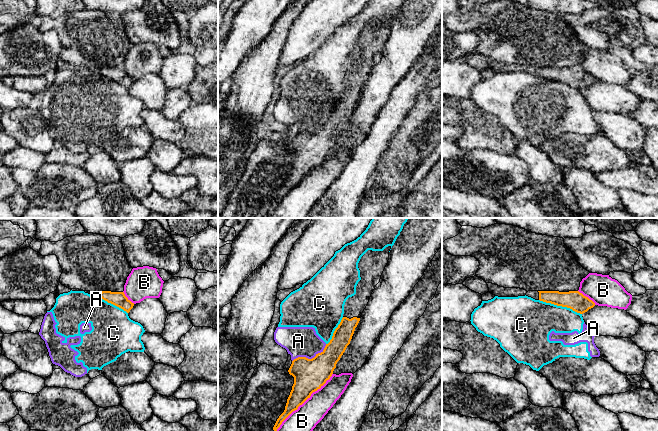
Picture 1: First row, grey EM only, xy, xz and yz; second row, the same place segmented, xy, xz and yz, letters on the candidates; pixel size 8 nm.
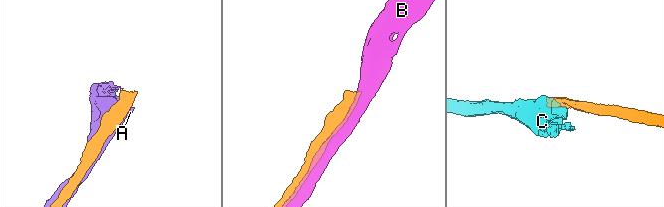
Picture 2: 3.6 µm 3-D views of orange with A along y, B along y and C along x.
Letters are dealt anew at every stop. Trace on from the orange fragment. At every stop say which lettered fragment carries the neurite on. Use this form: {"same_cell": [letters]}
{"same_cell": []}

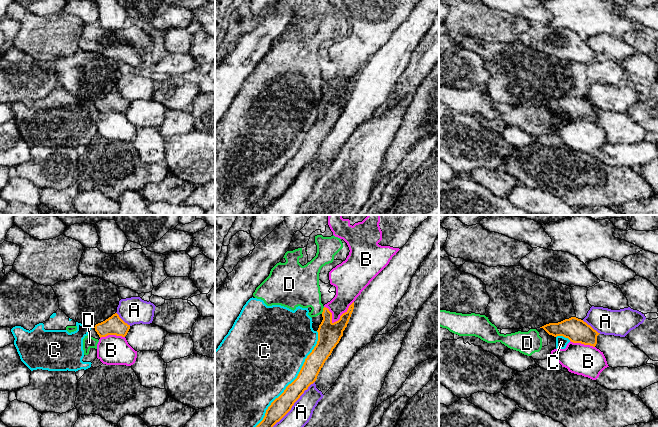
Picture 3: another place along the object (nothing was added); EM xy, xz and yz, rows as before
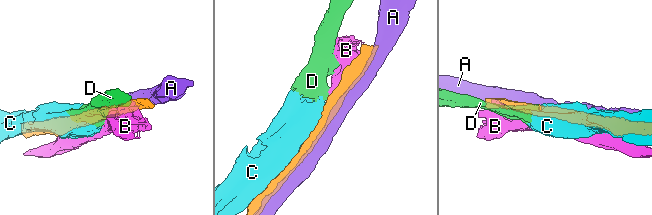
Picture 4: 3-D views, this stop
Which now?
{"same_cell": []}

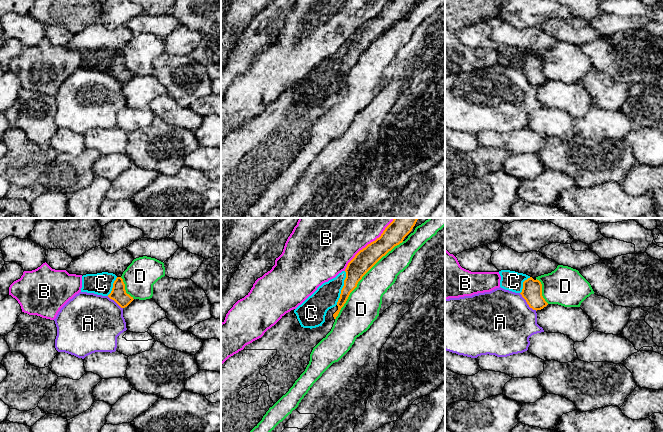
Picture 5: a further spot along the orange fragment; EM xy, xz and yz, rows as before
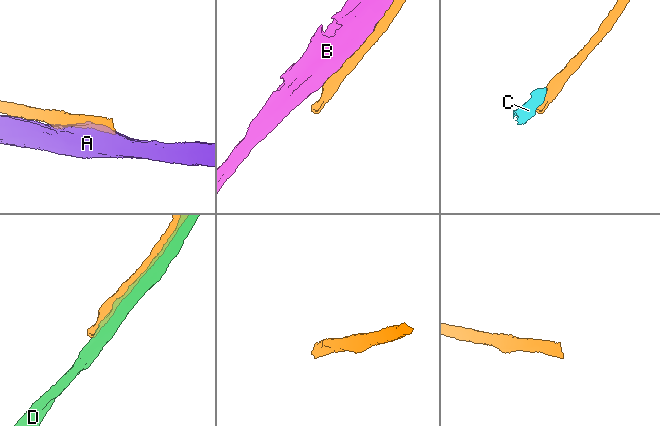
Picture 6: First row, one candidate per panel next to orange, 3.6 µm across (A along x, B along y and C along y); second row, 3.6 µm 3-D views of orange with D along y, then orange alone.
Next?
{"same_cell": ["C"]}

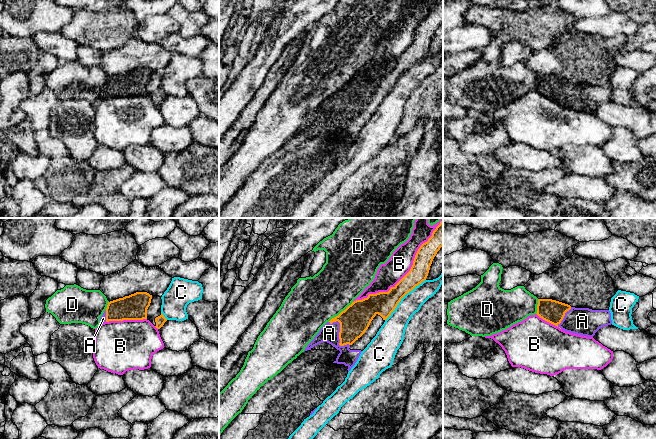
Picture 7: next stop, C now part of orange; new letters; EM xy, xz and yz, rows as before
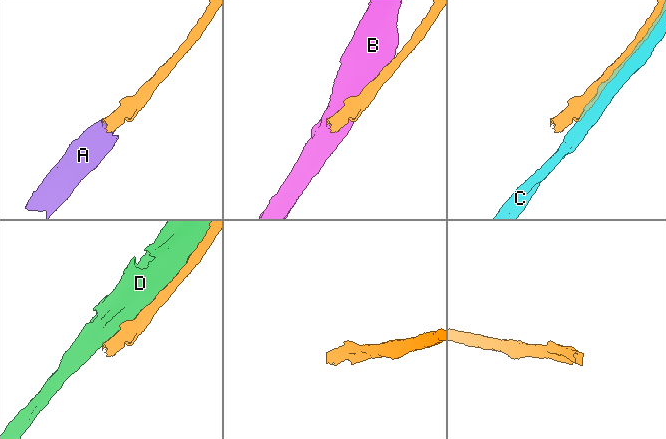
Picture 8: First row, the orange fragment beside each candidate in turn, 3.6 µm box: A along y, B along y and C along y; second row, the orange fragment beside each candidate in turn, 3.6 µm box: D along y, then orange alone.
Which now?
{"same_cell": ["A"]}

